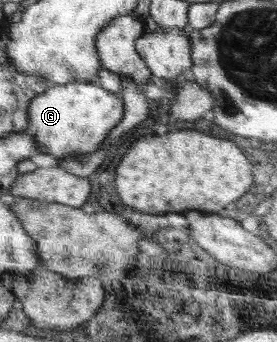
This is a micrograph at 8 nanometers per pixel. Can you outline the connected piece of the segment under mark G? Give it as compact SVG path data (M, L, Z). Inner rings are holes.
M72 81L68 84L51 85L30 101L28 109L28 131L35 138L44 154L51 154L57 160L67 156L78 156L96 152L107 139L109 132L121 121L124 114L121 96L103 89L98 82Z

